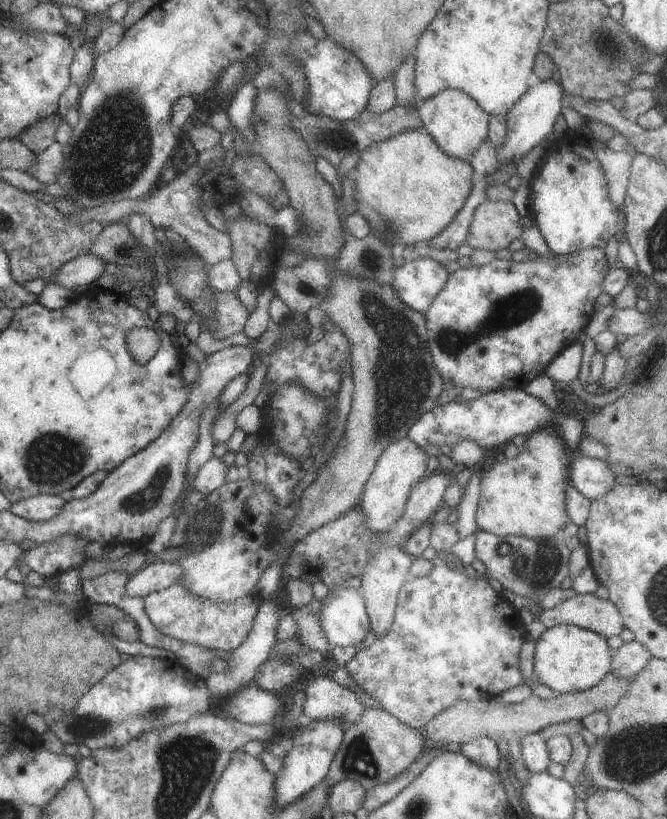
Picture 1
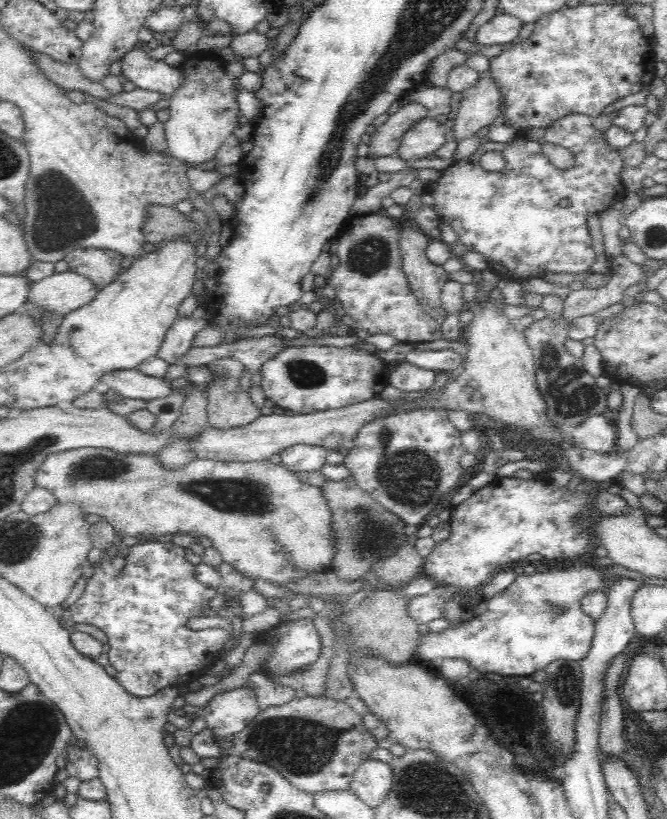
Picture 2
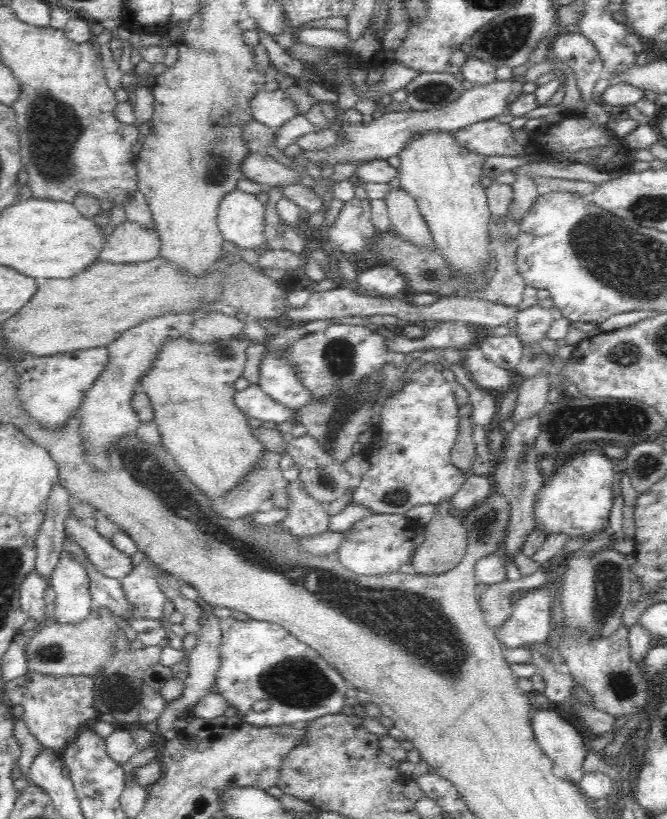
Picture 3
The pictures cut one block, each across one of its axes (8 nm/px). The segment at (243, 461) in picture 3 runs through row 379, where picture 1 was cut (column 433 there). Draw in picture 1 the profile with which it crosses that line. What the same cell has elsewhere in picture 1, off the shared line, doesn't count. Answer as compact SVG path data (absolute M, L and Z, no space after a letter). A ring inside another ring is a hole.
M424 128L402 130L370 144L358 154L350 176L354 178L356 211L368 220L372 235L390 248L438 236L463 207L476 179L468 160L446 156Z

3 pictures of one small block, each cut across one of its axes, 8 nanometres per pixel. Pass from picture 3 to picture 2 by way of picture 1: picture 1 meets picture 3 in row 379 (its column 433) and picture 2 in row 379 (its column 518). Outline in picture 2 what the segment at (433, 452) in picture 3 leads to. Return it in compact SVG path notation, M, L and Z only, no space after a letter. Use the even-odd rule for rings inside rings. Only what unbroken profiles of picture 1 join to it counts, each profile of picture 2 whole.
M400 362L395 371L389 372L389 384L402 392L420 392L434 386L436 375L436 371L424 370L407 362Z

